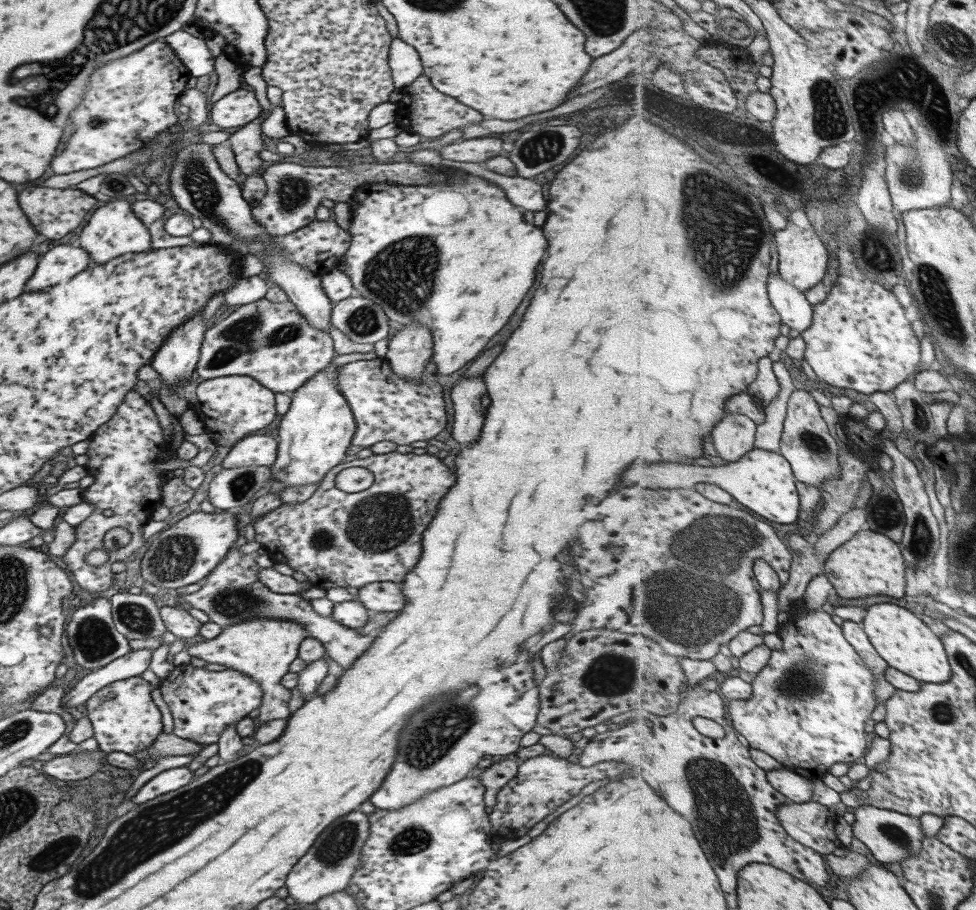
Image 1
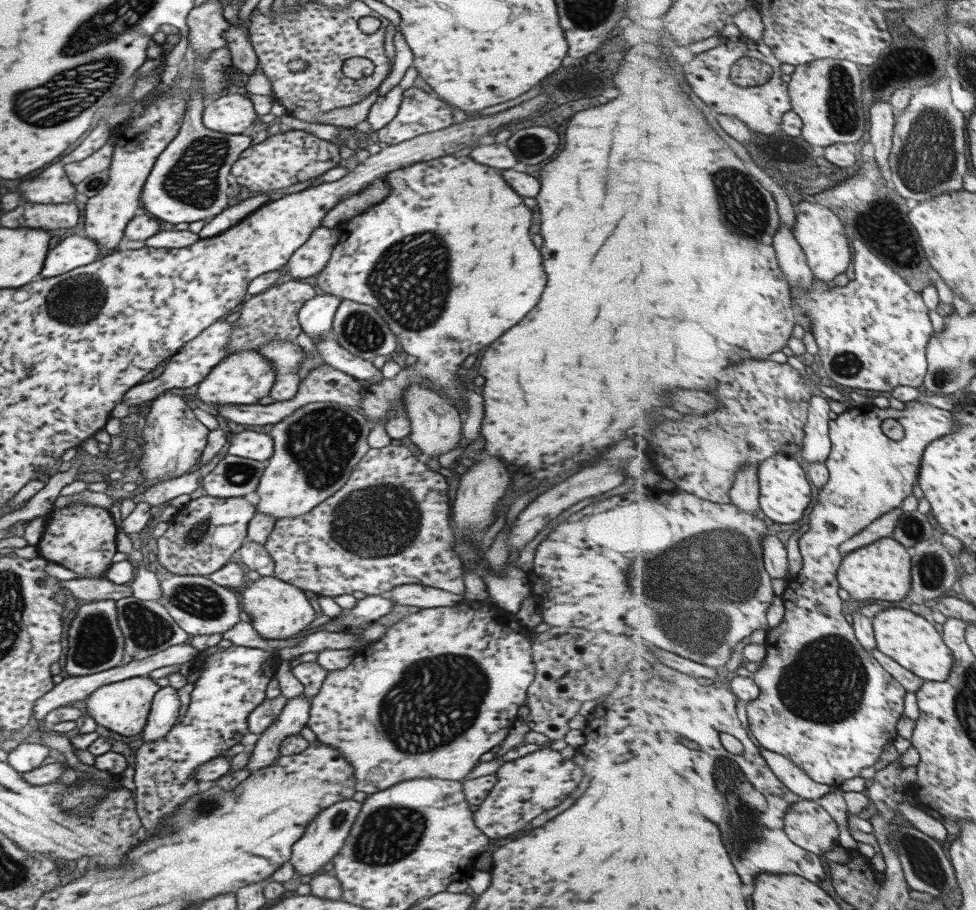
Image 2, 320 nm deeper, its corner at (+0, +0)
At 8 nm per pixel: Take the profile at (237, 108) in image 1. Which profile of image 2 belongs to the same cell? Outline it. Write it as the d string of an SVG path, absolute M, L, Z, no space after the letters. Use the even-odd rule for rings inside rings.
M229 94L207 101L202 110L201 120L207 130L223 134L241 134L257 119L248 97Z

